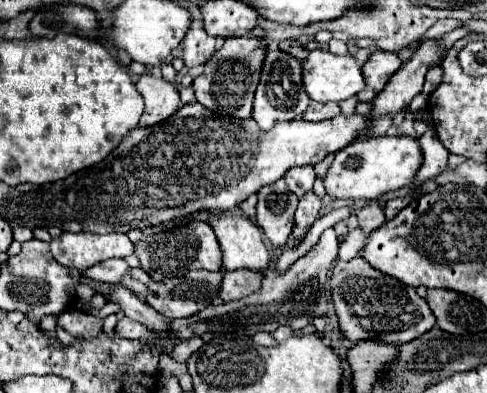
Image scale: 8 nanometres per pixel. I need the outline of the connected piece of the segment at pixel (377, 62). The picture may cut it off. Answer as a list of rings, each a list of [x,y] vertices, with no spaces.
[[[377,51],[369,57],[369,61],[363,65],[365,75],[365,89],[357,95],[359,101],[371,101],[389,81],[389,77],[401,67],[401,59],[397,53],[391,51]]]

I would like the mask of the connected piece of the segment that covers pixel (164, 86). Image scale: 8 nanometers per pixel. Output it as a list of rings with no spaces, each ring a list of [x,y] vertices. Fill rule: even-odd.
[[[141,75],[137,81],[137,91],[145,99],[145,111],[141,115],[139,127],[155,125],[171,117],[179,107],[179,91],[173,83],[155,75]]]

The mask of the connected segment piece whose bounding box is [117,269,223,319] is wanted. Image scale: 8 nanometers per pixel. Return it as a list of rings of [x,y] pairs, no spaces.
[[[129,269],[127,275],[123,277],[123,281],[117,283],[117,285],[129,287],[129,289],[137,291],[155,311],[159,311],[161,315],[165,315],[169,319],[177,319],[177,317],[189,317],[189,315],[201,311],[203,307],[207,307],[211,303],[211,299],[217,297],[219,283],[221,283],[221,275],[223,275],[223,271],[211,273],[211,271],[195,269],[195,271],[189,271],[183,277],[153,281],[143,269]]]

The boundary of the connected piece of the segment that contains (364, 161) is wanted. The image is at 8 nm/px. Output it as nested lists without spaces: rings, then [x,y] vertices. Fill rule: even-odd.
[[[383,135],[357,139],[335,153],[333,165],[325,177],[325,191],[339,199],[375,199],[381,193],[395,191],[409,185],[423,165],[423,151],[419,141],[407,135]]]

